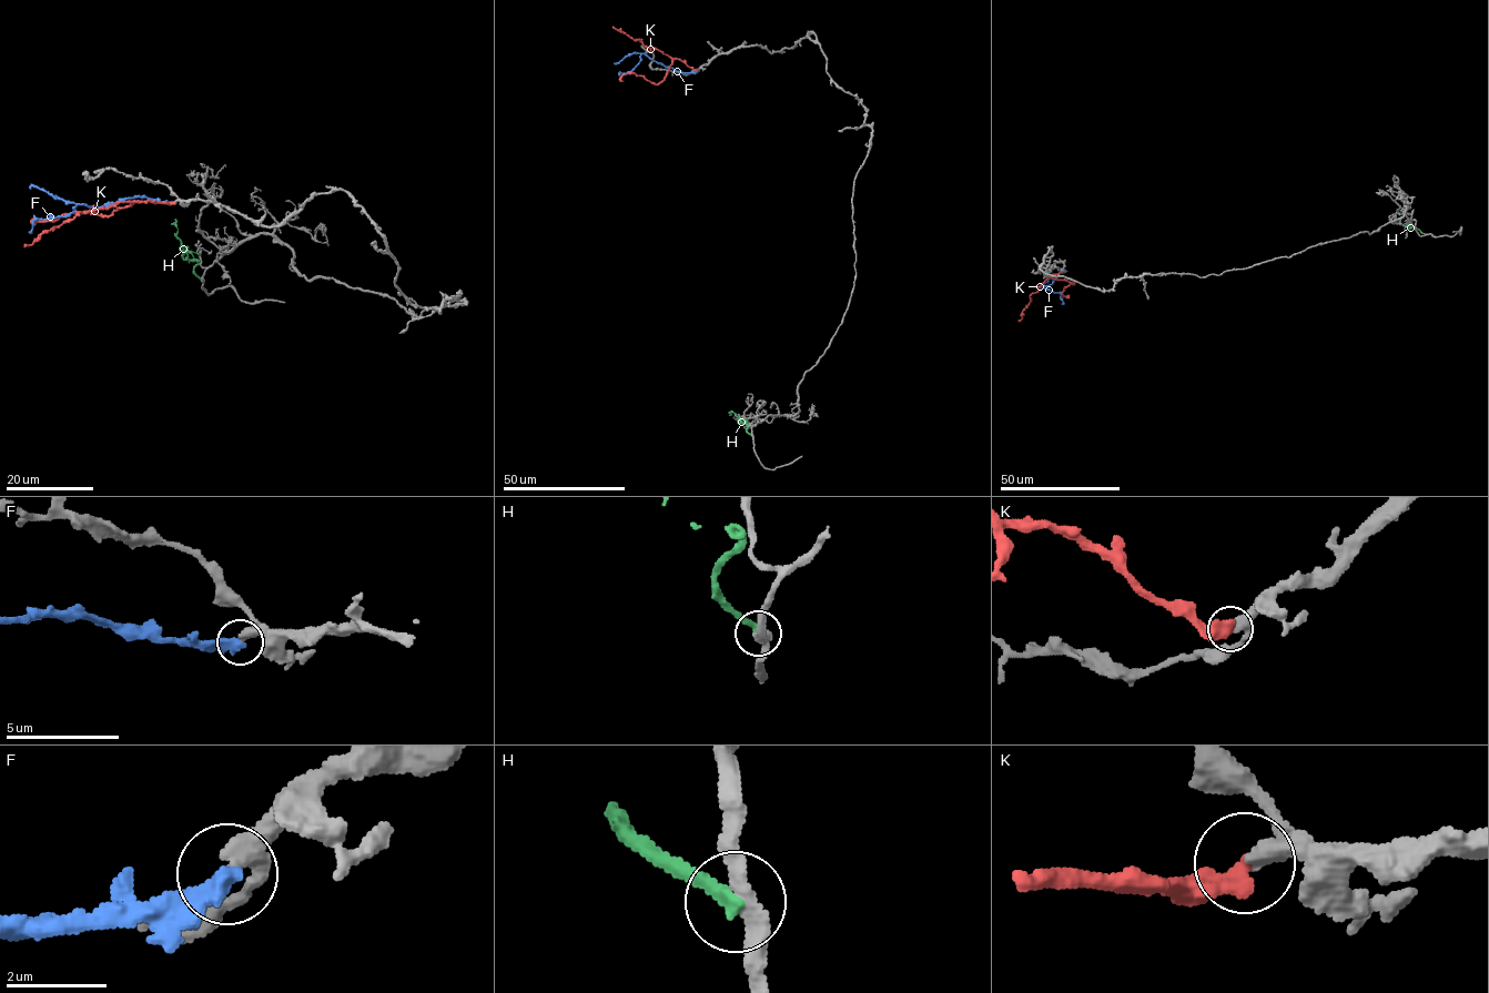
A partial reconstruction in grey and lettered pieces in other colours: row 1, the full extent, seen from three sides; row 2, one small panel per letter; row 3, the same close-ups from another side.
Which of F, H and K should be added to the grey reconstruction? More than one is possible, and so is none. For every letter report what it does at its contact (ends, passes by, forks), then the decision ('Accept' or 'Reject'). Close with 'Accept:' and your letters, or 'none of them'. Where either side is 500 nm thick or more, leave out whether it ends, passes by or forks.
F: It ends there. Reject
H: It ends there. Reject
K: Accept
Accept: K

